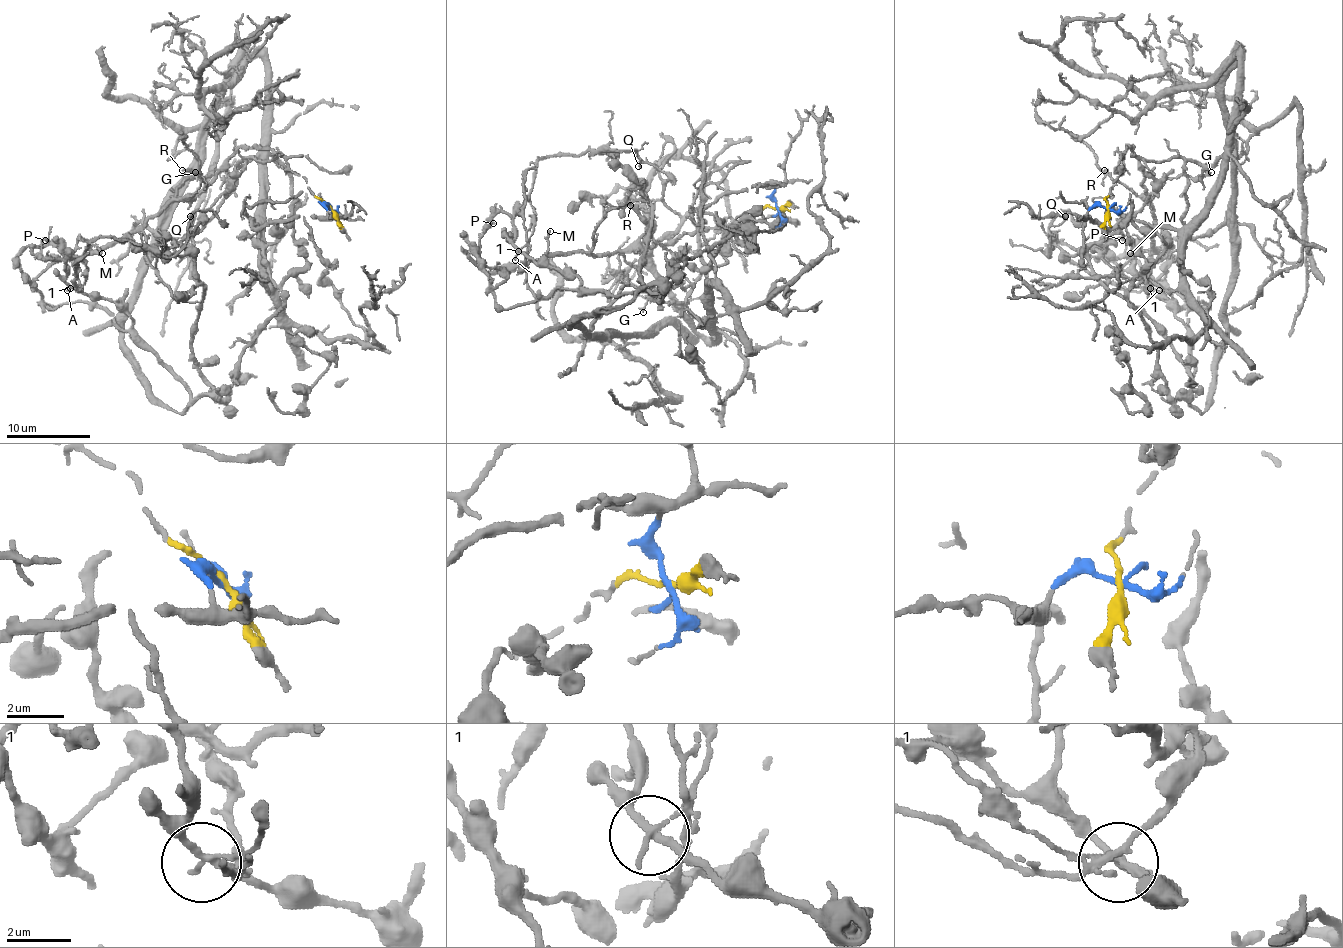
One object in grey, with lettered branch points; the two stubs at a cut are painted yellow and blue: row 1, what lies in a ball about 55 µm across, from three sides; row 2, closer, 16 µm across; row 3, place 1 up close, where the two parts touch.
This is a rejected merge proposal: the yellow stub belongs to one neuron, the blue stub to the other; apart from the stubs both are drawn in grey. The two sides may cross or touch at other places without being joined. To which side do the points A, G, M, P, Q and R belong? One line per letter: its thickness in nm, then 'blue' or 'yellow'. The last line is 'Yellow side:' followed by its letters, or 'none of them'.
A: calibre 120 nm; yellow
G: calibre 190 nm; yellow
M: calibre 180 nm; yellow
P: calibre 140 nm; yellow
Q: calibre 160 nm; yellow
R: calibre 120 nm; yellow
Yellow side: A, G, M, P, Q, R

